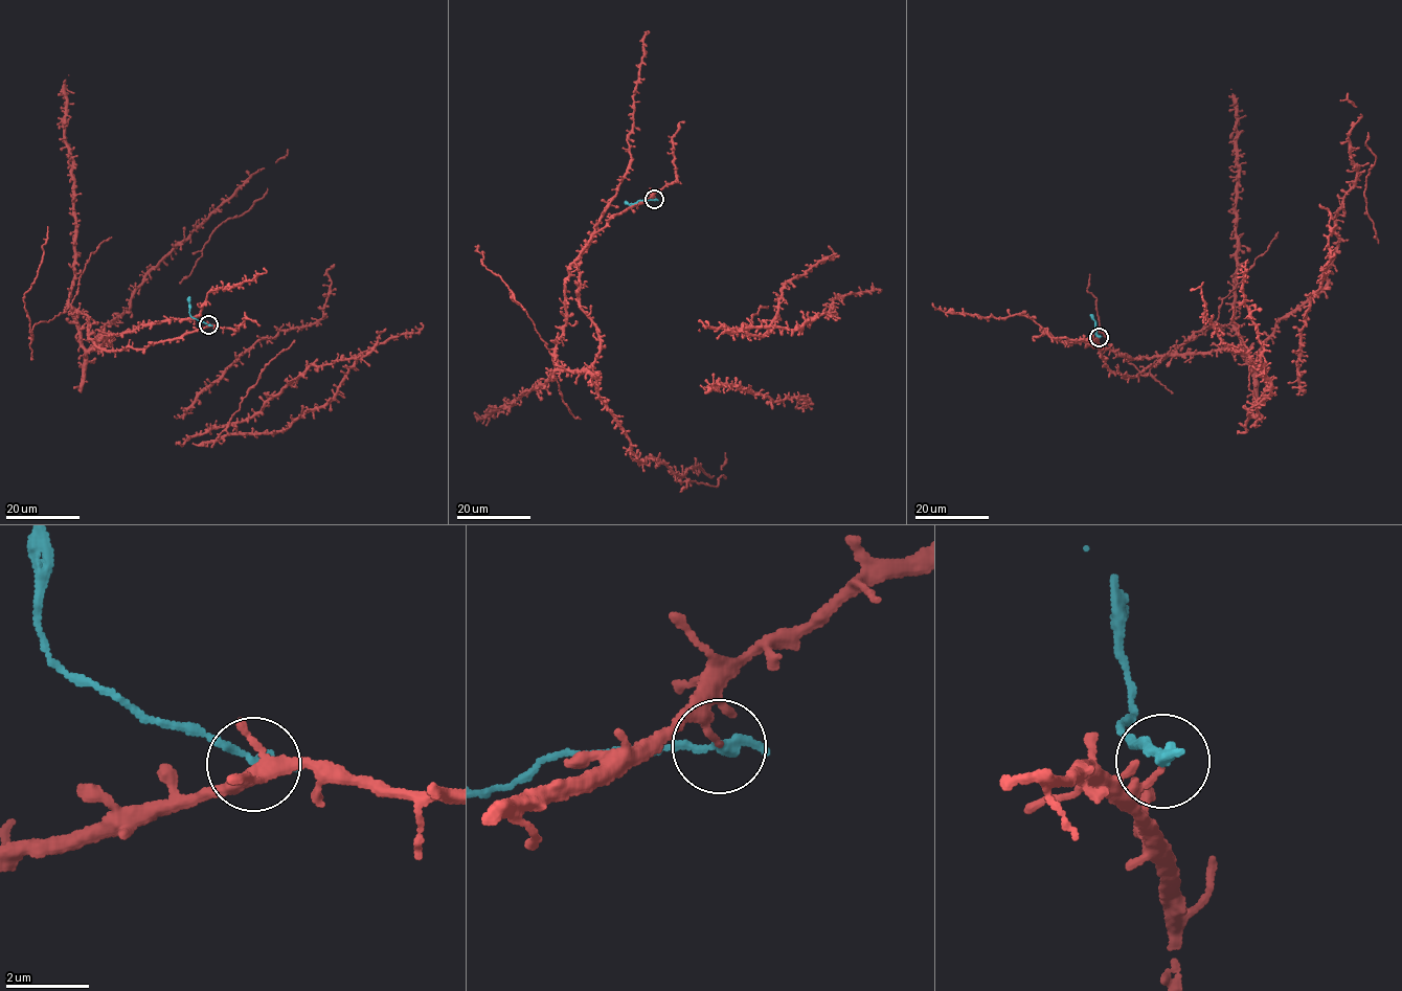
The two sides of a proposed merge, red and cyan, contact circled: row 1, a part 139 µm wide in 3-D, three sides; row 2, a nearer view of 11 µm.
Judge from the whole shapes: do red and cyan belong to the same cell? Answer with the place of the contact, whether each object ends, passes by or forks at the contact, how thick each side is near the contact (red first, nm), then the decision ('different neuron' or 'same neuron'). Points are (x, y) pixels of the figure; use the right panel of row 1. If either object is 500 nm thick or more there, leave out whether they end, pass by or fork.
(1099, 337) | red ends | cyan ends | 140/320 nm | different neuron

